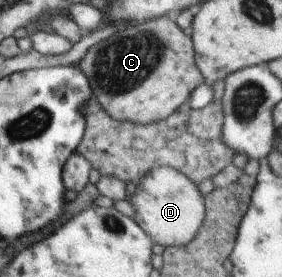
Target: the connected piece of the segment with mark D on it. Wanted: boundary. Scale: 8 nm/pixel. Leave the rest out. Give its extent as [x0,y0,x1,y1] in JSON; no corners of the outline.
[130,166,205,247]

